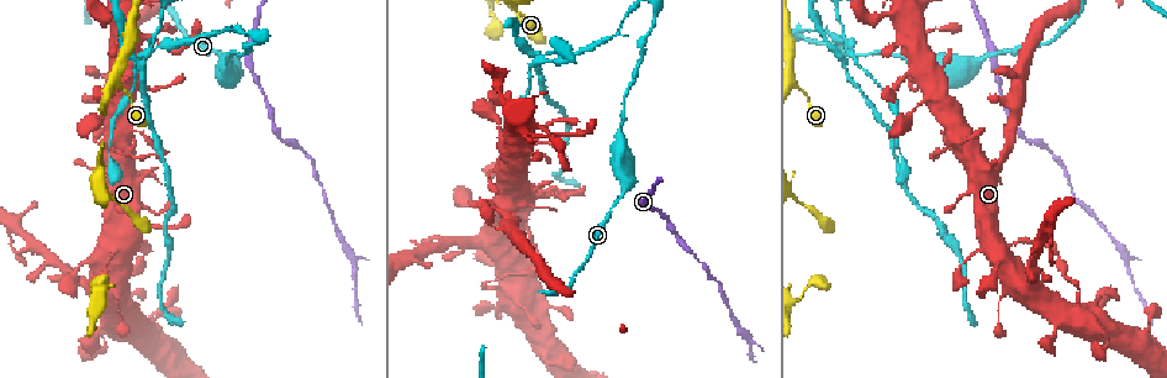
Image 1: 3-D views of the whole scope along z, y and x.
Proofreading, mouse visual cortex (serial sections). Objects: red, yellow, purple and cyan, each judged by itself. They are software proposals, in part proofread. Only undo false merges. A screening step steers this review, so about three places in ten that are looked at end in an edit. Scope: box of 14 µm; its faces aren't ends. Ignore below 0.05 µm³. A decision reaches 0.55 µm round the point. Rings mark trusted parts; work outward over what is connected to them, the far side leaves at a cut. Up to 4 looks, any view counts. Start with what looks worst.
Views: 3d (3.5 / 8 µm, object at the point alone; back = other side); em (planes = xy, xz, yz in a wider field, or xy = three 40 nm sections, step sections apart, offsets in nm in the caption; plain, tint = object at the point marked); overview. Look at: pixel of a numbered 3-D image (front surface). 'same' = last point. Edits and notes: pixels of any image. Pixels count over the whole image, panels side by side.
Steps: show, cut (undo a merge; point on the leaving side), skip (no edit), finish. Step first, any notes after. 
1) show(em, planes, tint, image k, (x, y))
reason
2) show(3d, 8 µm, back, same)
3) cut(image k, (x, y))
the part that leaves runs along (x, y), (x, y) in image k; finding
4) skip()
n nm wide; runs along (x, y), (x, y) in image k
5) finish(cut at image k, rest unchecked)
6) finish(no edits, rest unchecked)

show(3d, 3.5 µm, back, image 1, (145, 54))
four or more arms meet

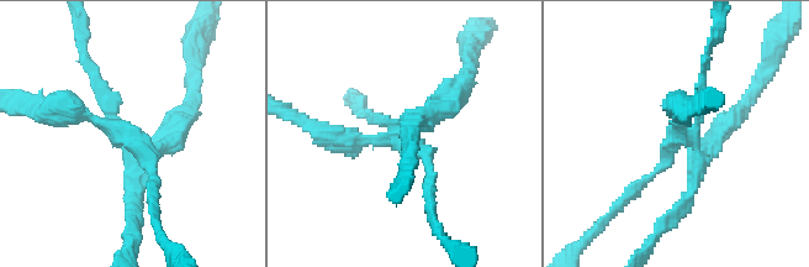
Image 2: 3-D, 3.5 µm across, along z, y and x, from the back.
show(em, planes, tint, image 2, (398, 131))

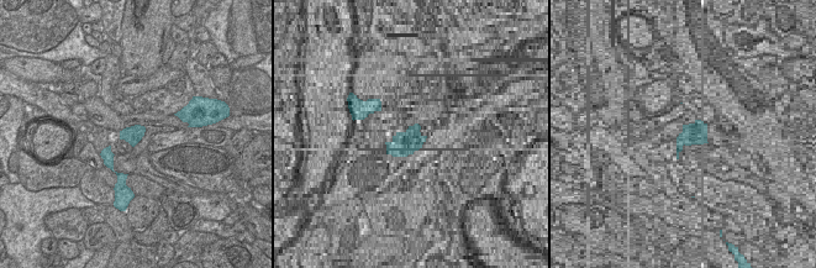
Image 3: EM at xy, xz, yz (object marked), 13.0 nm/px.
cut(image 2, (437, 99))
the part that leaves runs along (401, 126), (412, 120), (408, 167) in image 2; a second cell is stuck on

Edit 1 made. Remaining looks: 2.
show(3d, 3.5 µm, image 1, (548, 134))
three arms meet

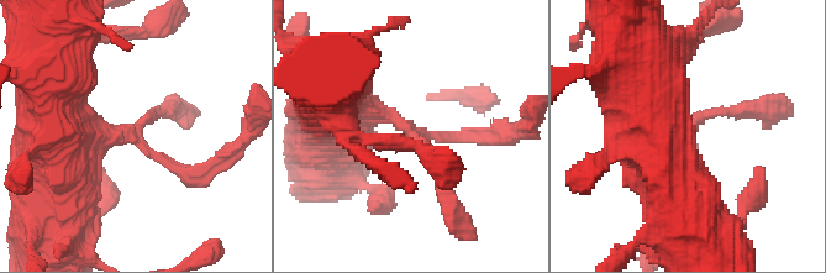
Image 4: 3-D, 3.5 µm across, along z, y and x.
show(em, xy, step 5, tint, image 4, (406, 131))
3 arms; arms of 150, 150, 600 nm

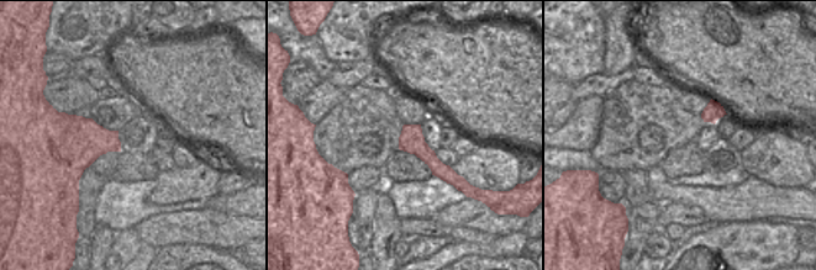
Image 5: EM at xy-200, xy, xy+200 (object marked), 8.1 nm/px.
skip()
200 nm wide; runs along (406, 127), (411, 139), (456, 178) in image 5; one cell here

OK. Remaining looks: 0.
finish(cut at image 2, rest unchecked)

